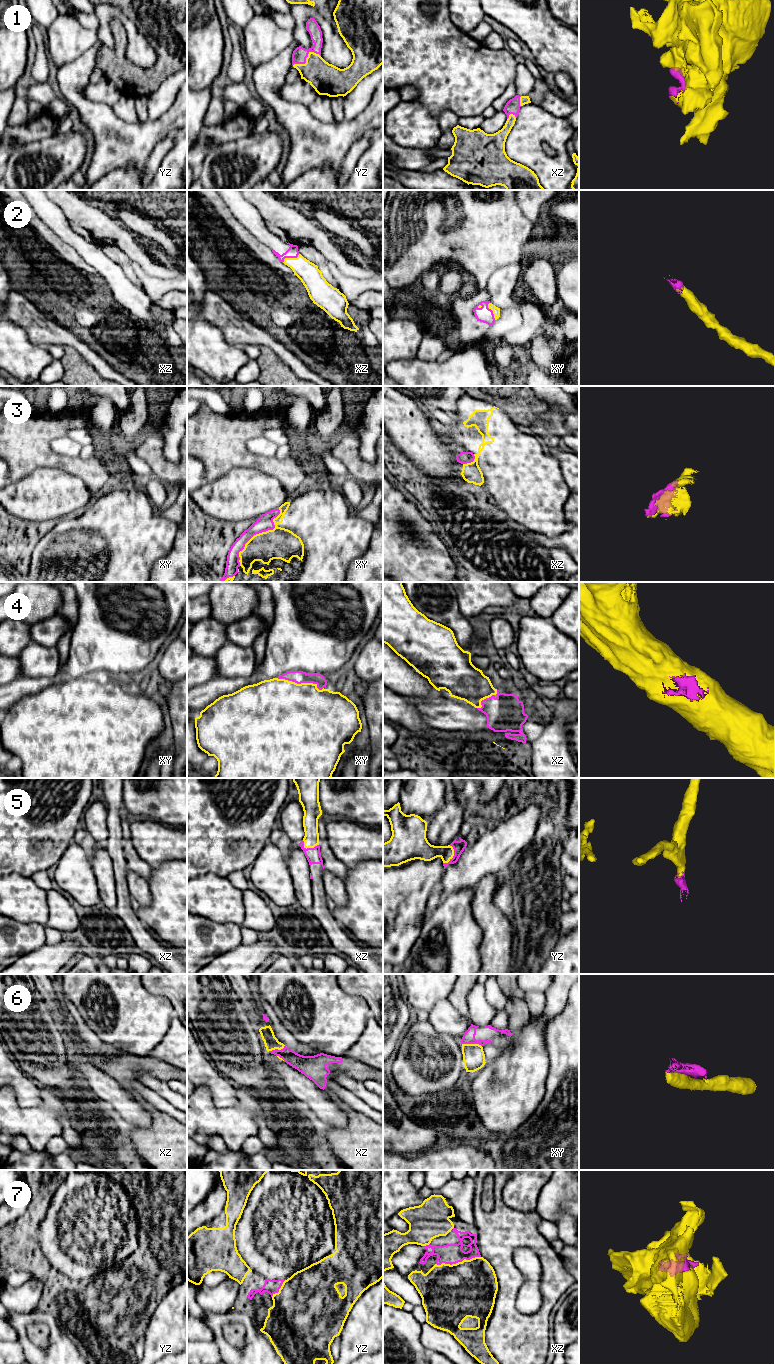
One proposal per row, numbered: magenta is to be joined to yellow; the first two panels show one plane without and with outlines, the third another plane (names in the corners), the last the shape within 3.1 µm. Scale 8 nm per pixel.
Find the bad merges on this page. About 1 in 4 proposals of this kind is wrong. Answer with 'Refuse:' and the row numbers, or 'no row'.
Refuse: 6

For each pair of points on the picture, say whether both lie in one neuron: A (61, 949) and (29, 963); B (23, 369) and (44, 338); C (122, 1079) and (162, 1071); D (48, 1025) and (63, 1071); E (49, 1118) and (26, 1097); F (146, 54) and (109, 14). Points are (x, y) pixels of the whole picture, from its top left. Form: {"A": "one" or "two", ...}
{"A": "one", "B": "two", "C": "one", "D": "one", "E": "two", "F": "one"}

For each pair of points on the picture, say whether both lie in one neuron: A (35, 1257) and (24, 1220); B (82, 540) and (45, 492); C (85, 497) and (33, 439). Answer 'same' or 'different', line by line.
A: same
B: different
C: different

